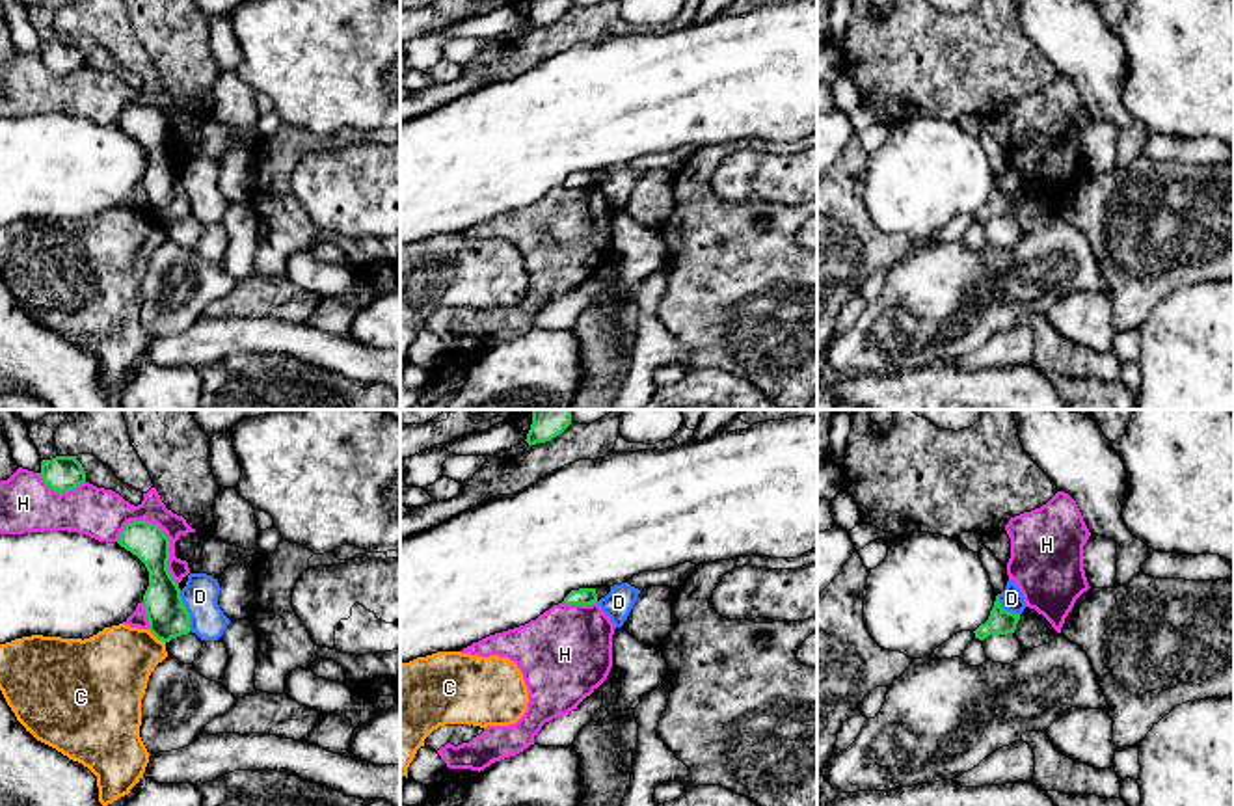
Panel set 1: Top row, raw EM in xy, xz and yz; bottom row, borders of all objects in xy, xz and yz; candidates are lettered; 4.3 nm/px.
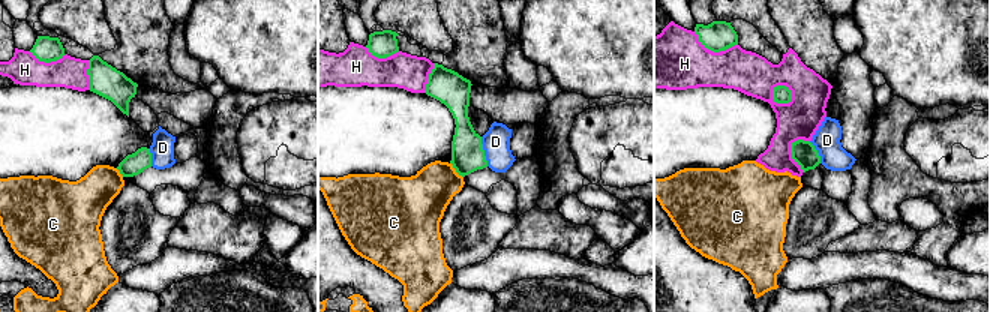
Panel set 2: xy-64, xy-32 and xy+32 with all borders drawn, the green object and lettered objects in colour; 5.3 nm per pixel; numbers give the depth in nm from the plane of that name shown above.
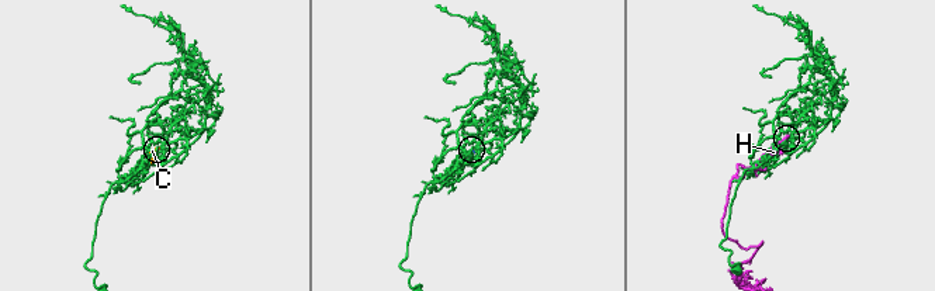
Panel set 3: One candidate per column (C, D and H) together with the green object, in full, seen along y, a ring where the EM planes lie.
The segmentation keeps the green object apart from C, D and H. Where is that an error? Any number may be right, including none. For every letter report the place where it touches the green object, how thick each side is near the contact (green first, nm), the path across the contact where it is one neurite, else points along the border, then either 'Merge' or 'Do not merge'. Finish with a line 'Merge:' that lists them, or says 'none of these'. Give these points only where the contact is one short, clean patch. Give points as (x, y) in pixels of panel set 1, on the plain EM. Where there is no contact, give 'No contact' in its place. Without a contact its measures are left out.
C: Touches green at xy (157, 220). Thickness 180 nm (green) against 340 nm. Do not merge
D: Touches green at xy (187, 194). Thickness 180 nm (green) against 160 nm. Boundary: xy (179, 174), (192, 213). Do not merge
H: Touches green at xy (168, 123). Thickness 160 nm (green) against 120 nm. Do not merge
Merge: none of these

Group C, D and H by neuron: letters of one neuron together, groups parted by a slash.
C / D / H

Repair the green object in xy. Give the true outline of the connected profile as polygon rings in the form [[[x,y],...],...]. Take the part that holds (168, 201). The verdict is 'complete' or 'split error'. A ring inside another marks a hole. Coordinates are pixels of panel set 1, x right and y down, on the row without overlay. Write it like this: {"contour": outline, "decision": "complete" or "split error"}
{"contour": [[[130,104],[117,127],[136,138],[149,154],[149,169],[143,177],[149,214],[162,225],[190,216],[190,197],[168,153],[169,121],[166,115],[154,106]]], "decision": "complete"}

